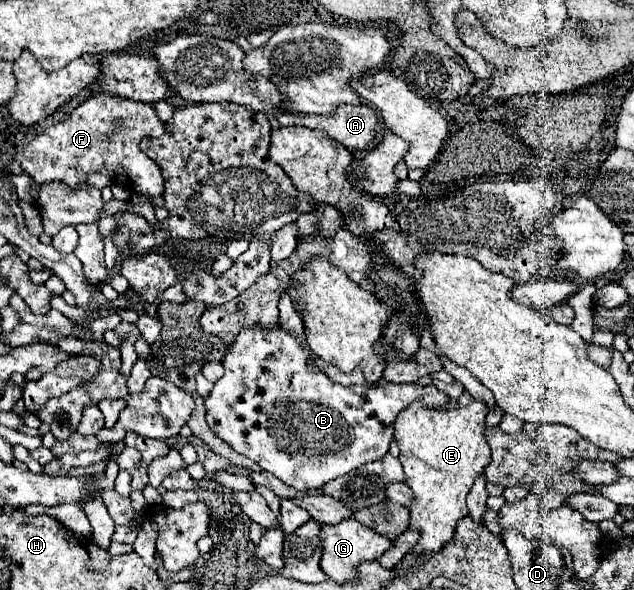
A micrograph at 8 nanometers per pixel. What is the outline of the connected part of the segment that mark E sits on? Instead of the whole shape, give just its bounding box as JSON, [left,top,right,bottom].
[393,401,489,563]

